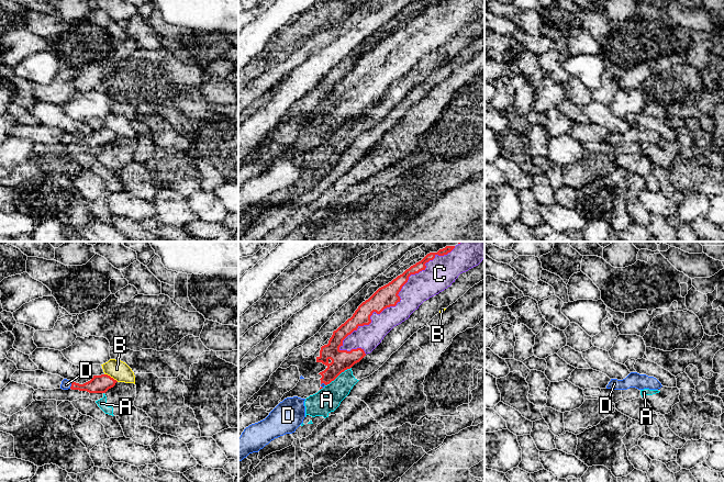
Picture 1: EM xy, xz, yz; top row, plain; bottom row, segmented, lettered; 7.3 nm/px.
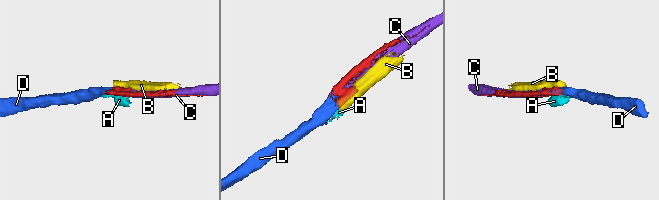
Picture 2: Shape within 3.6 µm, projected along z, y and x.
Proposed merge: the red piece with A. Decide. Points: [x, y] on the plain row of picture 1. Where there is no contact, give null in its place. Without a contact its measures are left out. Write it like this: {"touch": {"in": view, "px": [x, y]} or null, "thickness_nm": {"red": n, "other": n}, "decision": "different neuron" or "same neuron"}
{"touch": {"in": "xz", "px": [337, 130]}, "thickness_nm": {"red": 150, "other": 180}, "decision": "different neuron"}

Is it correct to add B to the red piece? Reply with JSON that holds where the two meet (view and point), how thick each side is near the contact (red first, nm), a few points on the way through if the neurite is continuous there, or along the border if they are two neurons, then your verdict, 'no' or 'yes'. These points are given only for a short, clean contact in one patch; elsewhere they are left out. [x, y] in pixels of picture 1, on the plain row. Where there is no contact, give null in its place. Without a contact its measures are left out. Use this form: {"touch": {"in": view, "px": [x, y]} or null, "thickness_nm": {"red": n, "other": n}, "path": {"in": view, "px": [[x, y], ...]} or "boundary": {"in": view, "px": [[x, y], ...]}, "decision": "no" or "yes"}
{"touch": {"in": "xy", "px": [110, 131]}, "thickness_nm": {"red": 130, "other": 140}, "boundary": {"in": "xy", "px": [[104, 127], [118, 135]]}, "decision": "no"}

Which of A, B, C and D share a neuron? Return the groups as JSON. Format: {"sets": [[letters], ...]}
{"sets": [["A"], ["B"], ["C", "D"]]}

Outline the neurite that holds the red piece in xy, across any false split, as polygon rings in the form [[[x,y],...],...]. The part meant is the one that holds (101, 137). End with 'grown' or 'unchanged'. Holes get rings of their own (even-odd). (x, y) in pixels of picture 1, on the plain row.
[[[108,128],[93,130],[93,132],[83,137],[79,138],[74,135],[64,133],[60,138],[63,144],[79,144],[87,145],[89,147],[105,147],[109,143],[113,142],[118,135]]]; grown

